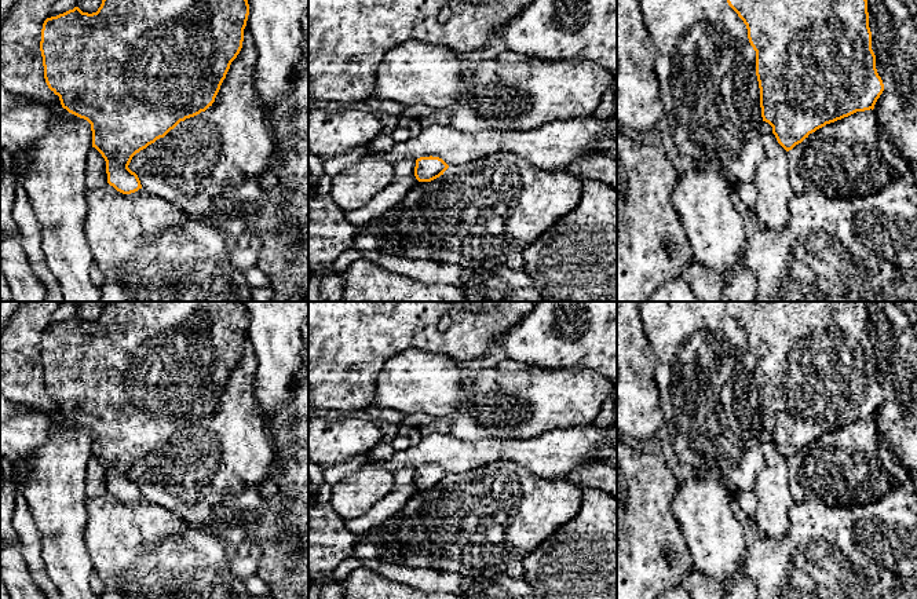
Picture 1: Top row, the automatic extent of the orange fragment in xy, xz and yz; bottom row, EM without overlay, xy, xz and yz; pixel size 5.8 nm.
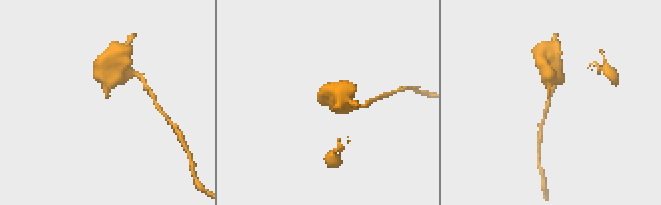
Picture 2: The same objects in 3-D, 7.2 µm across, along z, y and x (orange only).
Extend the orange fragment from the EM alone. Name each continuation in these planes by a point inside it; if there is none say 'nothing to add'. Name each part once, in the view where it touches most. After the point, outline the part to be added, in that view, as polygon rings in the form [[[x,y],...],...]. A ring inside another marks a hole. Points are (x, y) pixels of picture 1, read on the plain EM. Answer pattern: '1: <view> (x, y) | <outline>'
nothing to add

